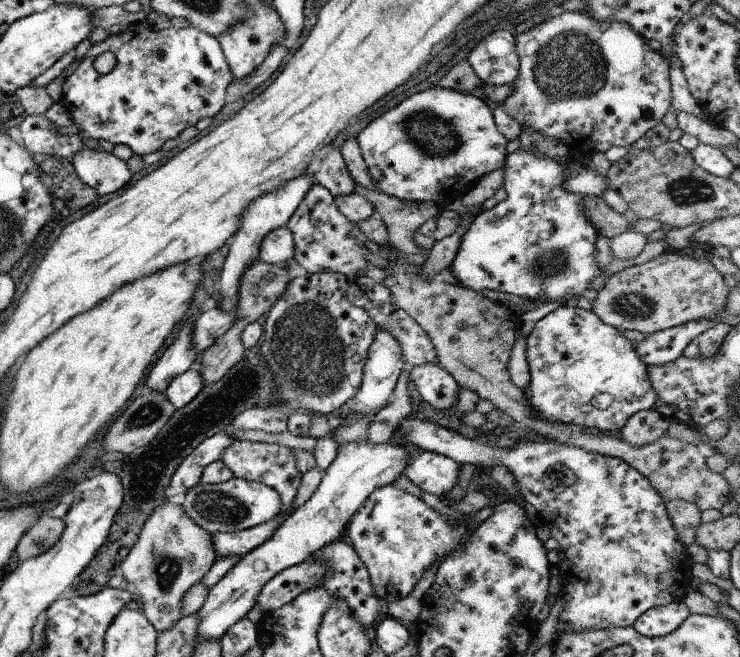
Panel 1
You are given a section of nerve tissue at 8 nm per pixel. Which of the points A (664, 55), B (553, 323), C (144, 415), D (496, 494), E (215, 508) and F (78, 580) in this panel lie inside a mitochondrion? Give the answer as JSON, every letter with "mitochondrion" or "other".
{"A":"other","B":"other","C":"mitochondrion","D":"other","E":"mitochondrion","F":"other"}

